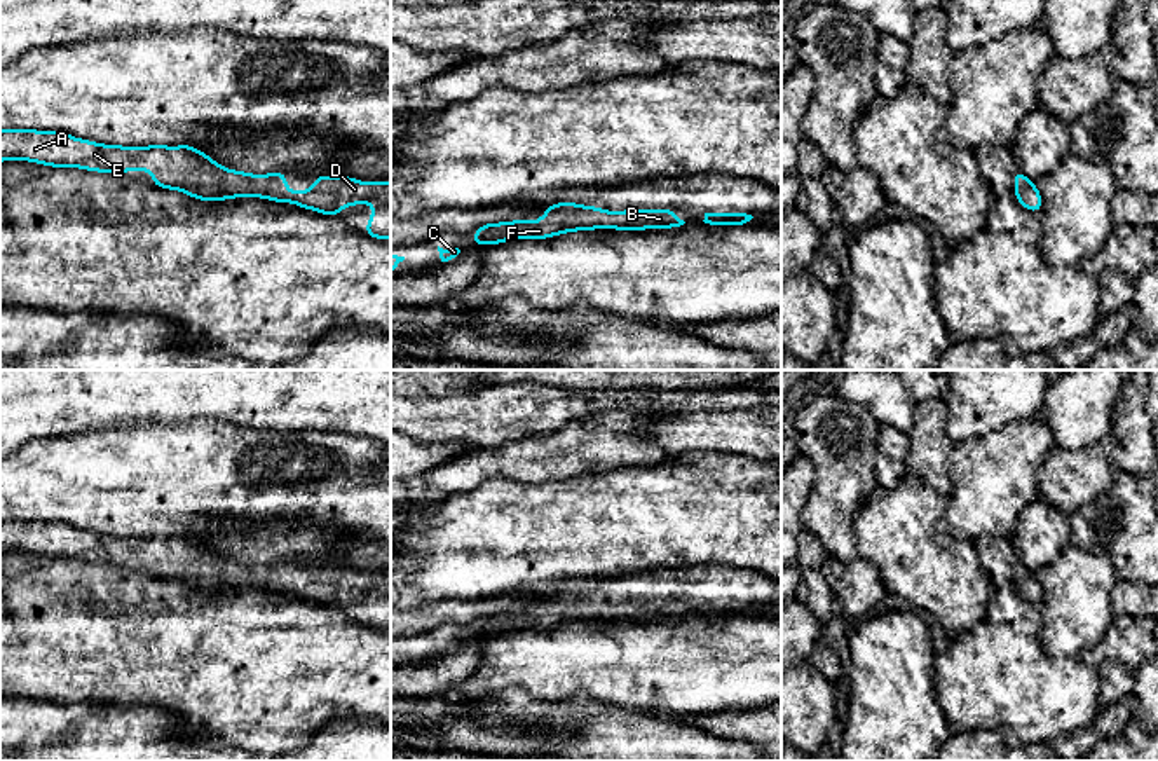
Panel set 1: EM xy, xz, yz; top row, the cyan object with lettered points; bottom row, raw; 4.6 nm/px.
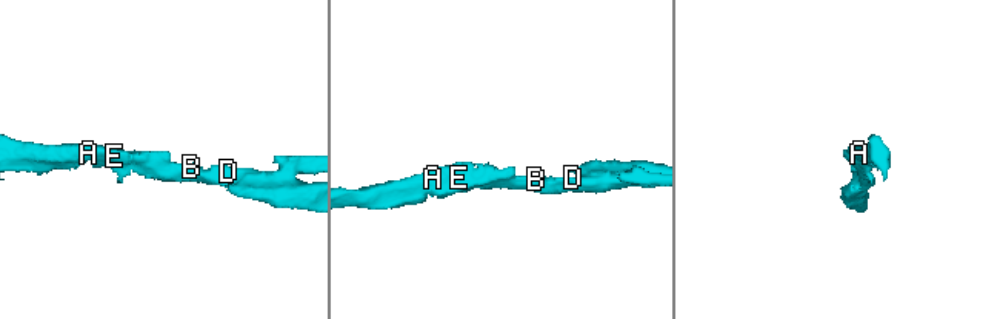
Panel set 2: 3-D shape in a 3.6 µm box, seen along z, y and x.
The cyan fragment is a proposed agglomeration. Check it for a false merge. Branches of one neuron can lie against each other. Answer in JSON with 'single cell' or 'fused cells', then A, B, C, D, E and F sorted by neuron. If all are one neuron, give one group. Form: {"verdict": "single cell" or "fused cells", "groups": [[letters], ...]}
{"verdict": "single cell", "groups": [["A", "B", "C", "D", "E", "F"]]}

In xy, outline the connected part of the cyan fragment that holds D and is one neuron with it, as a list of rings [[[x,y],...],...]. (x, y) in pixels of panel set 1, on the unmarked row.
[[[2,520],[0,553],[31,552],[52,559],[82,559],[122,566],[145,560],[153,566],[153,578],[181,581],[201,592],[225,592],[242,586],[291,593],[331,609],[351,595],[375,597],[366,611],[368,628],[391,630],[391,572],[371,576],[349,567],[314,567],[314,579],[290,583],[288,564],[249,566],[225,560],[192,536],[181,538],[119,538],[77,531],[63,522]]]

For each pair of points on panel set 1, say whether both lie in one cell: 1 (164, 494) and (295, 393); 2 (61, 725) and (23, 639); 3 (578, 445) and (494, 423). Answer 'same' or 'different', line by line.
1: different
2: different
3: different

